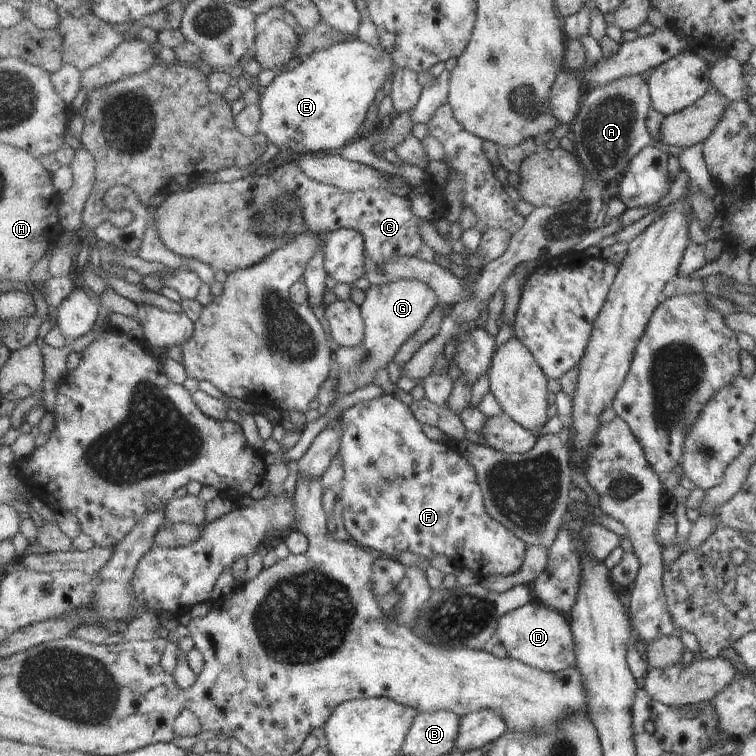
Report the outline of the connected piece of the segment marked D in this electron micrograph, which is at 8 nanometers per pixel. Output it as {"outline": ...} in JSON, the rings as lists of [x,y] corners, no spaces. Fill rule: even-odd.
{"outline":[[[526,604],[505,616],[499,618],[499,630],[495,634],[494,645],[501,647],[507,656],[531,665],[532,667],[554,673],[577,669],[577,654],[575,654],[575,638],[571,622],[562,612],[551,610],[542,604]]]}

